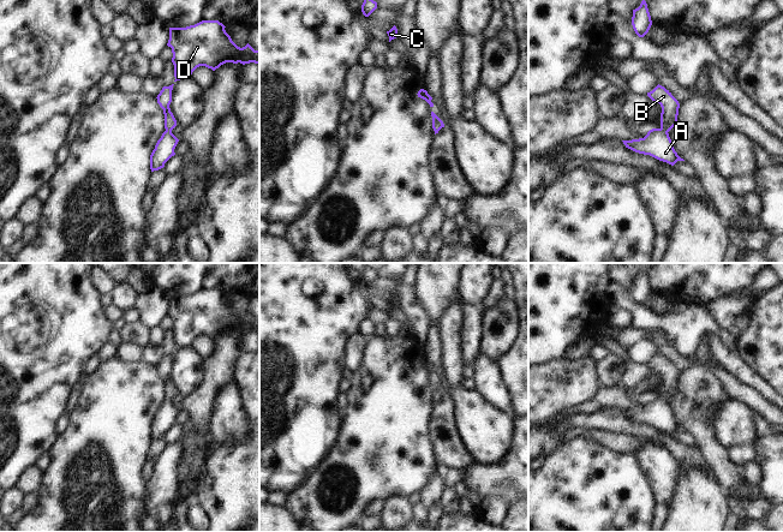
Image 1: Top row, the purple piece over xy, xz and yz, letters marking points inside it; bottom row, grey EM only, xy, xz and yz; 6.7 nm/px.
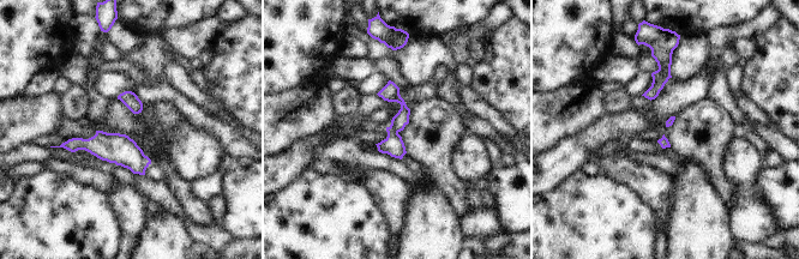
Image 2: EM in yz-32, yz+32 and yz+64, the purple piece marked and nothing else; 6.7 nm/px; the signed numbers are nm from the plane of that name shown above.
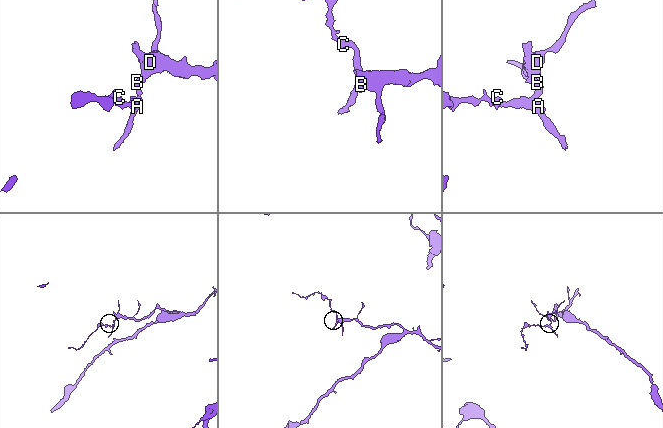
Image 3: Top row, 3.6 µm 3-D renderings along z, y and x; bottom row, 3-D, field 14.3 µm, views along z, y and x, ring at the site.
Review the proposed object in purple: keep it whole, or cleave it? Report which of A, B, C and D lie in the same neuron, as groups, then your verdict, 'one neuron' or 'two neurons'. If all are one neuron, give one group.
groups A B C D; one neuron

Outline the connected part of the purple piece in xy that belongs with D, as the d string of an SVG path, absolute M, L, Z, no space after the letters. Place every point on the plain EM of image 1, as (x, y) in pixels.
M202 289L186 297L169 297L167 315L172 317L175 349L191 347L192 341L205 335L215 340L226 331L259 334L259 319L249 312L240 317L219 289Z

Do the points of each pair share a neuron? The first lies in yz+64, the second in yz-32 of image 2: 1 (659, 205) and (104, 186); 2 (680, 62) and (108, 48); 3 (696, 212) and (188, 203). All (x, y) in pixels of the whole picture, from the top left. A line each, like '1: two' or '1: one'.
1: two
2: one
3: two

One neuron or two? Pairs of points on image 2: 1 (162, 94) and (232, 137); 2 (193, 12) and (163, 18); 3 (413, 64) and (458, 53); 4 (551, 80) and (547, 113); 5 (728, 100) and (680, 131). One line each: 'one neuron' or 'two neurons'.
1: one neuron
2: one neuron
3: two neurons
4: two neurons
5: two neurons

